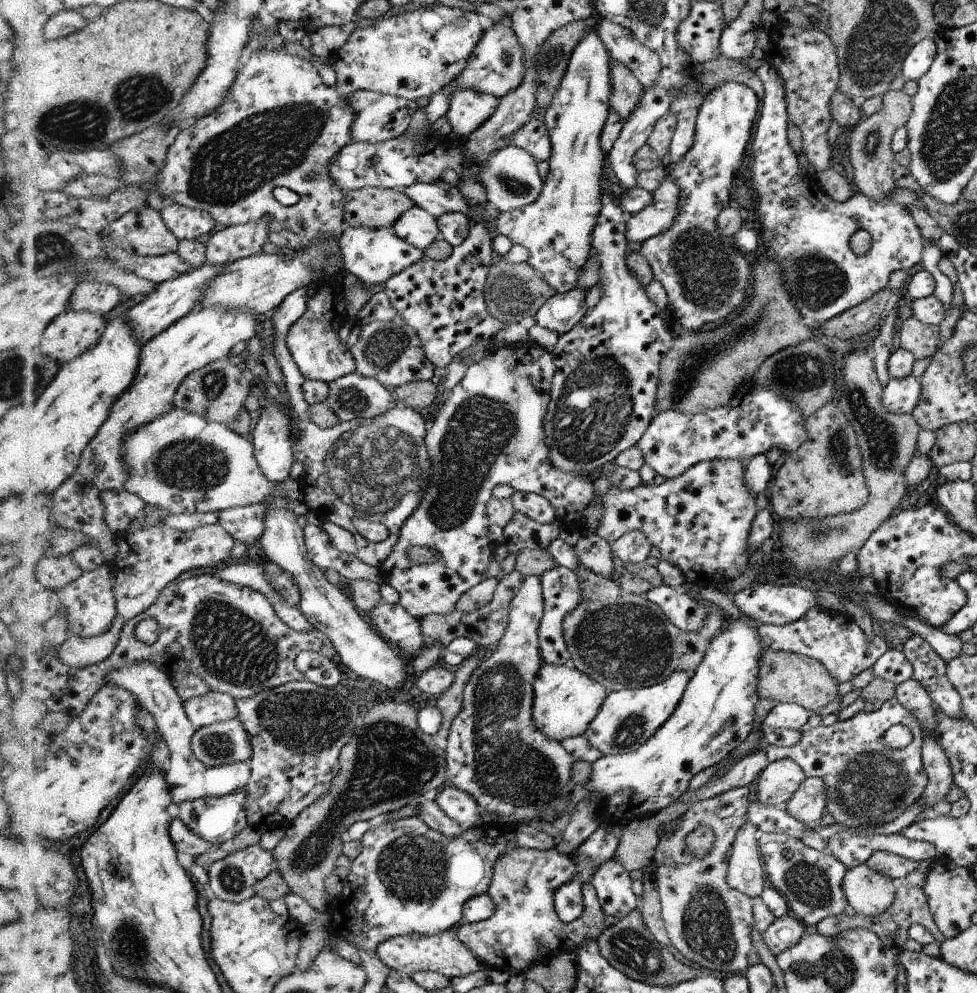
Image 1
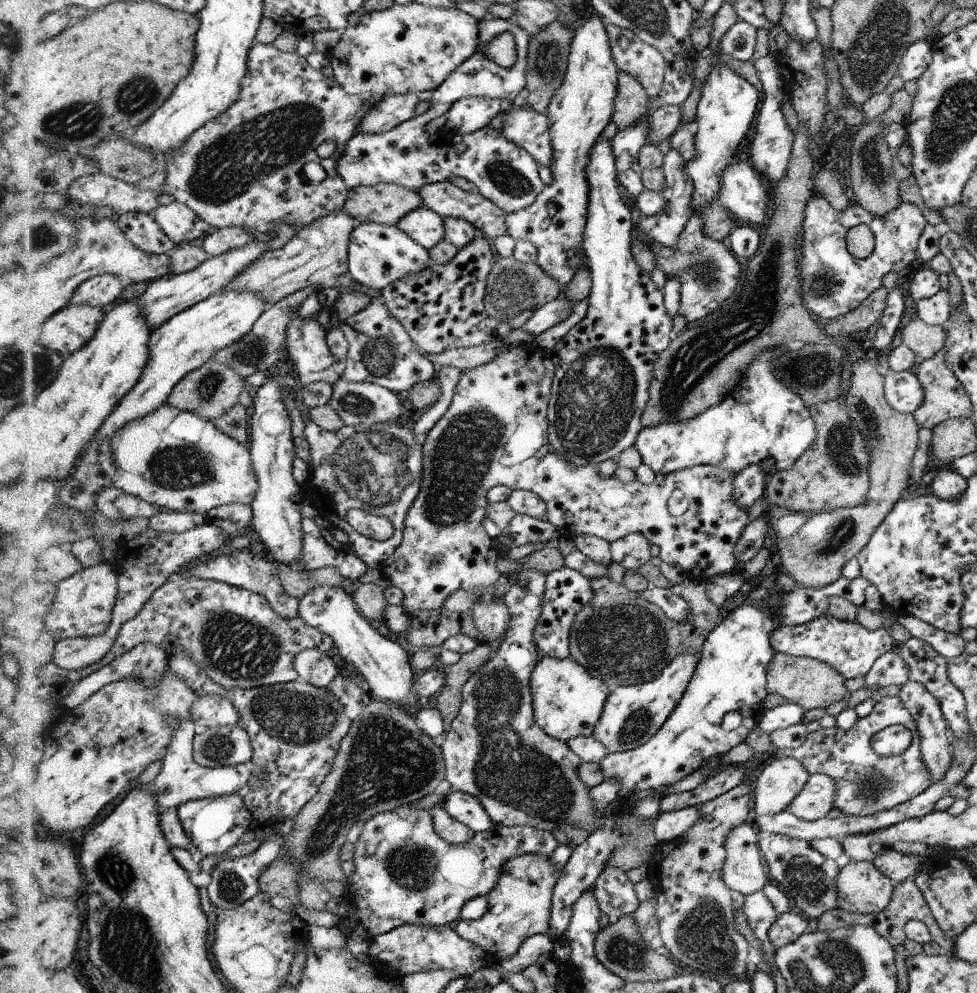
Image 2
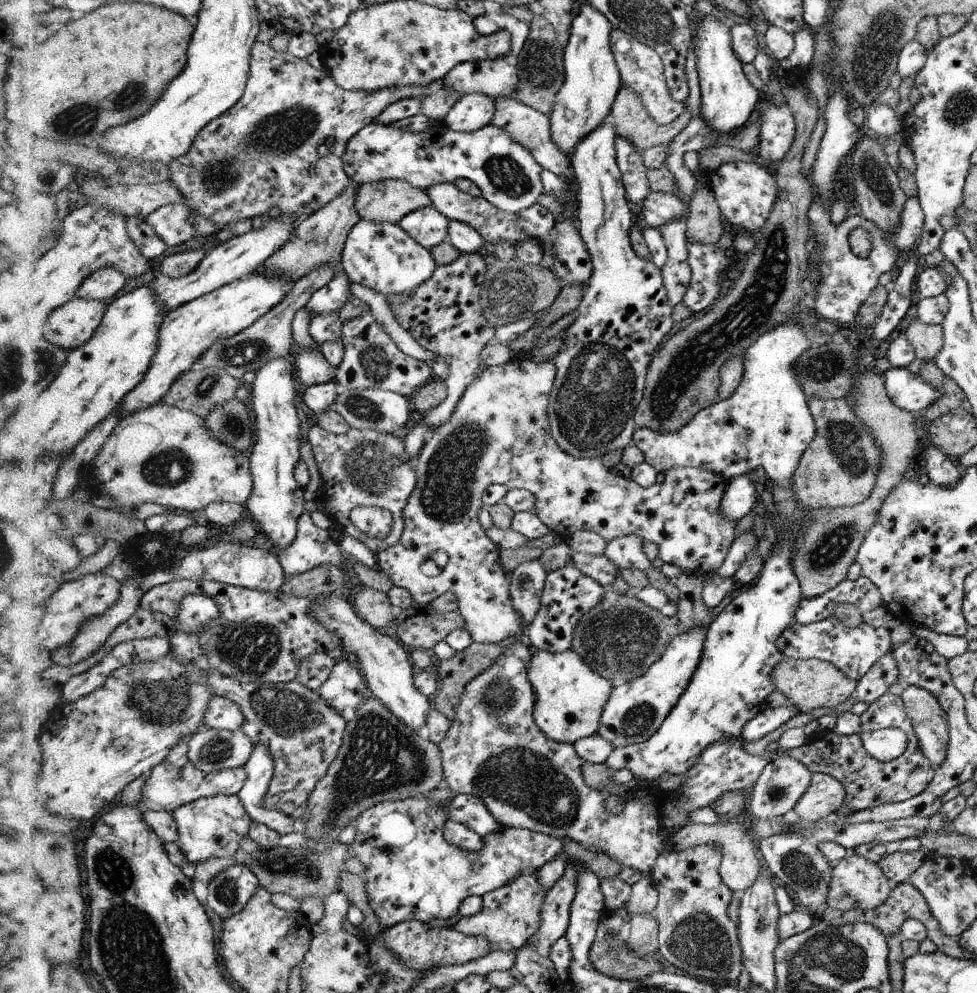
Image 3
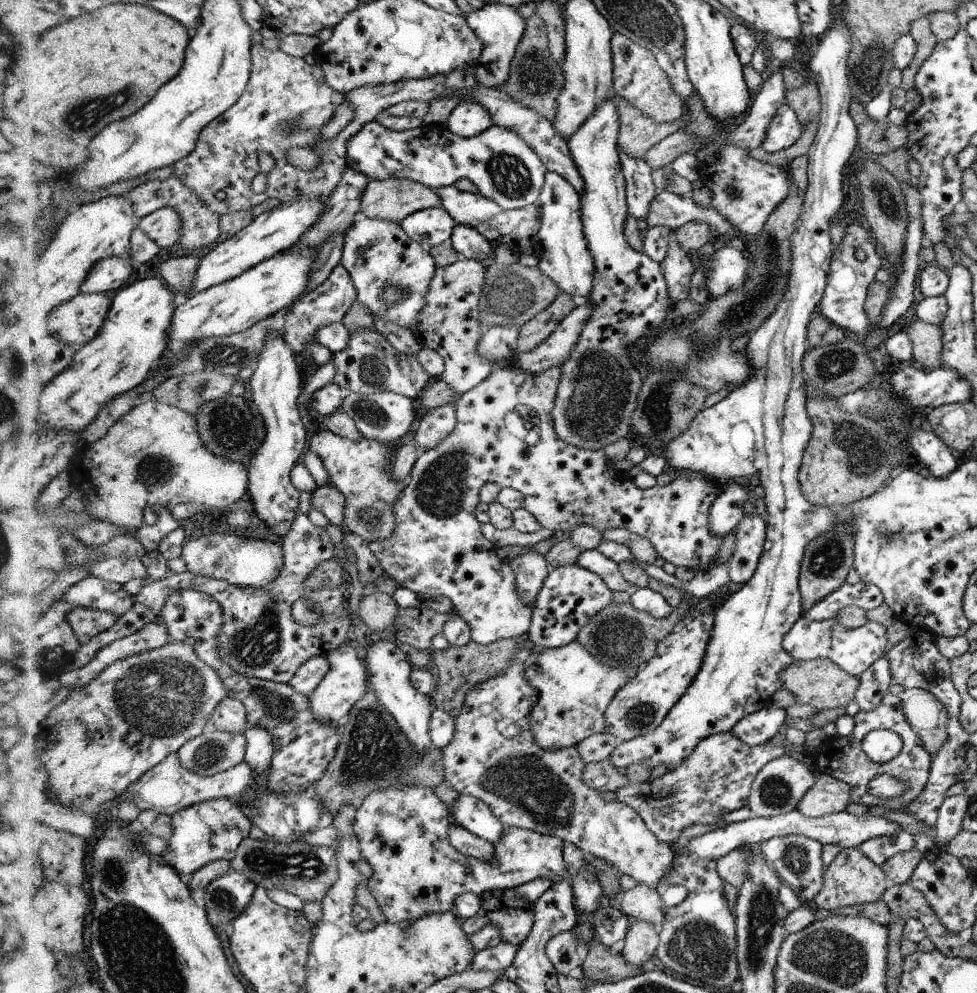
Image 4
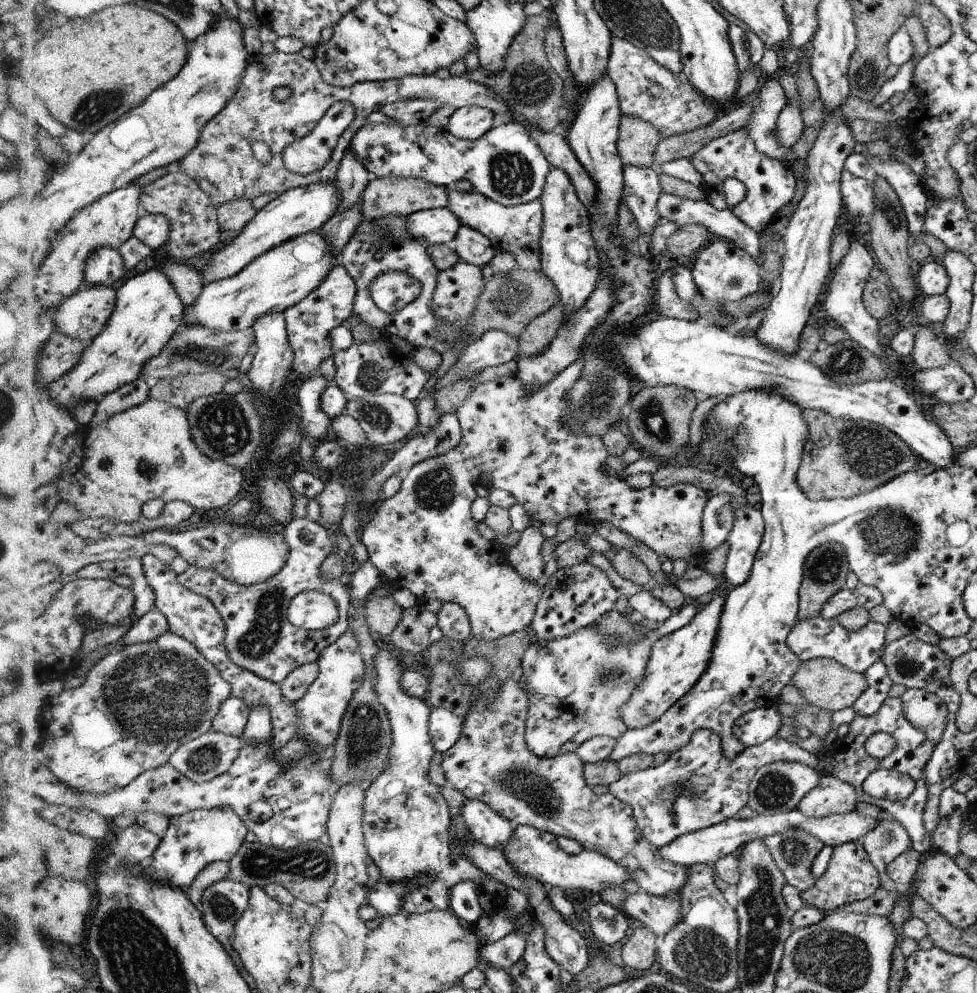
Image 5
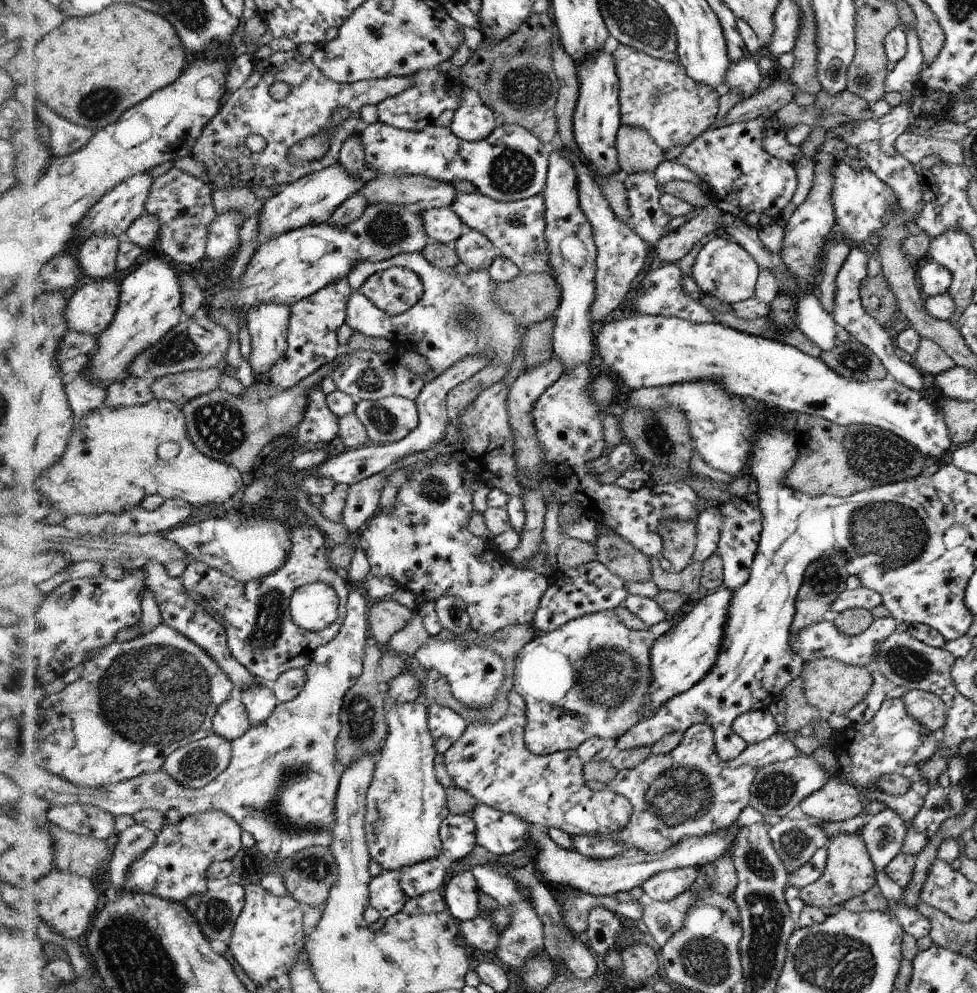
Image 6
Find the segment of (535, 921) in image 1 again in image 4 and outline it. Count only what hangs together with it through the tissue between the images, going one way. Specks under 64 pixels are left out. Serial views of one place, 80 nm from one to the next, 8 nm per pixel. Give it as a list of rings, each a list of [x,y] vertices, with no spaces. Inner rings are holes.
[[[496,889],[481,896],[481,908],[474,918],[464,919],[463,930],[475,935],[488,924],[498,928],[503,942],[519,946],[535,925],[534,904],[516,896],[514,889]]]

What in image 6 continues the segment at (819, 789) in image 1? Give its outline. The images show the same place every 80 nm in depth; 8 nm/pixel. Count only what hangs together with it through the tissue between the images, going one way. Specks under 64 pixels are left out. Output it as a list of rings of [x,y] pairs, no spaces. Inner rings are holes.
[[[834,774],[814,795],[799,805],[807,817],[820,822],[844,822],[863,812],[865,805],[860,792],[847,782],[840,782]]]

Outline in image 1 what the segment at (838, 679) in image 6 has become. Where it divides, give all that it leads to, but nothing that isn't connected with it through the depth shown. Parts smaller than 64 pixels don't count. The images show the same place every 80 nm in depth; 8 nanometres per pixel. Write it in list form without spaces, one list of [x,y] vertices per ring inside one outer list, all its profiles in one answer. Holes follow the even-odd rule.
[[[764,648],[760,656],[760,682],[758,683],[758,696],[760,699],[776,700],[779,703],[795,703],[816,714],[825,706],[833,702],[838,695],[839,683],[834,676],[818,660],[808,656],[775,651]]]

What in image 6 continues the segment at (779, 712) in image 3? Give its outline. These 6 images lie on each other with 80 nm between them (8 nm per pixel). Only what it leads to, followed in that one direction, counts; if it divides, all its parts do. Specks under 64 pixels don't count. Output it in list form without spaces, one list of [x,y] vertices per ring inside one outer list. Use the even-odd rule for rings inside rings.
[[[754,710],[732,722],[733,733],[747,744],[757,744],[778,732],[778,724],[769,710]]]

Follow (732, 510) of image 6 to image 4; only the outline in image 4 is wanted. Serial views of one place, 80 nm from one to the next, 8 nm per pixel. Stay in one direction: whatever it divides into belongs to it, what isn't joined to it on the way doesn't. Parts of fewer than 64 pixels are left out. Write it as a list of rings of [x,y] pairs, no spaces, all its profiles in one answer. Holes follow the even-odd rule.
[[[756,514],[745,515],[735,527],[736,547],[728,562],[730,582],[747,584],[755,576],[766,543],[765,521]]]

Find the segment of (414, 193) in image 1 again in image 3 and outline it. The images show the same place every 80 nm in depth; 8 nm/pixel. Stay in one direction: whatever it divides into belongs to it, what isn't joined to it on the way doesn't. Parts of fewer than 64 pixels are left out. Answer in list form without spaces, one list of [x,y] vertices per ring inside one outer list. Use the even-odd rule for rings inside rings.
[[[453,183],[438,184],[428,188],[426,192],[432,198],[431,206],[433,208],[442,212],[451,222],[464,222],[472,226],[482,236],[488,247],[496,245],[500,240],[508,240],[514,246],[518,246],[518,244],[522,244],[522,240],[528,238],[524,228],[518,224],[518,213],[503,212],[502,209],[492,205],[486,197],[465,194],[458,190]]]

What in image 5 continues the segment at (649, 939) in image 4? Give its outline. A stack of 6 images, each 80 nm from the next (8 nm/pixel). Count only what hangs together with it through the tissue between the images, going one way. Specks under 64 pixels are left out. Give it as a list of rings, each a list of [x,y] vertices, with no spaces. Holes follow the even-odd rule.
[[[640,926],[628,933],[628,942],[622,946],[619,962],[637,971],[646,971],[656,965],[659,939],[654,932]]]

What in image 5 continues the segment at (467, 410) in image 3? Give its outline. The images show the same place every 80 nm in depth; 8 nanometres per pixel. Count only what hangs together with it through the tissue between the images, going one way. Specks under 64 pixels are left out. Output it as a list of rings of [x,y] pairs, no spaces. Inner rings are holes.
[[[578,358],[564,369],[548,385],[529,391],[523,382],[514,375],[502,376],[492,382],[479,384],[471,395],[455,411],[461,427],[460,446],[452,448],[442,456],[414,466],[405,473],[399,492],[382,501],[370,524],[364,524],[358,534],[359,541],[368,551],[368,559],[380,570],[383,580],[398,589],[409,589],[419,603],[428,600],[456,602],[466,610],[470,620],[471,637],[487,642],[509,636],[520,630],[530,629],[536,608],[544,594],[545,579],[526,580],[522,578],[502,556],[502,550],[496,550],[494,544],[478,534],[476,520],[472,518],[470,506],[476,498],[476,482],[482,476],[492,472],[504,474],[504,486],[519,504],[526,506],[527,514],[534,516],[541,525],[558,525],[564,518],[576,516],[580,523],[609,523],[620,532],[632,536],[634,540],[646,544],[659,556],[666,556],[694,562],[694,556],[702,550],[703,512],[707,507],[711,493],[696,485],[679,483],[675,486],[656,485],[635,490],[618,476],[606,476],[602,464],[607,458],[606,446],[602,438],[594,434],[578,434],[564,424],[568,418],[568,390],[584,370],[582,358]]]

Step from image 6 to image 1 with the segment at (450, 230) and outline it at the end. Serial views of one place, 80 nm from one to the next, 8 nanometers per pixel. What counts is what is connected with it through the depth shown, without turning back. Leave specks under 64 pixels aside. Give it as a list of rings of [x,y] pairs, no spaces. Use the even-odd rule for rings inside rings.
[[[415,205],[400,216],[393,228],[396,236],[400,236],[402,240],[422,251],[431,247],[440,238],[438,218]]]

